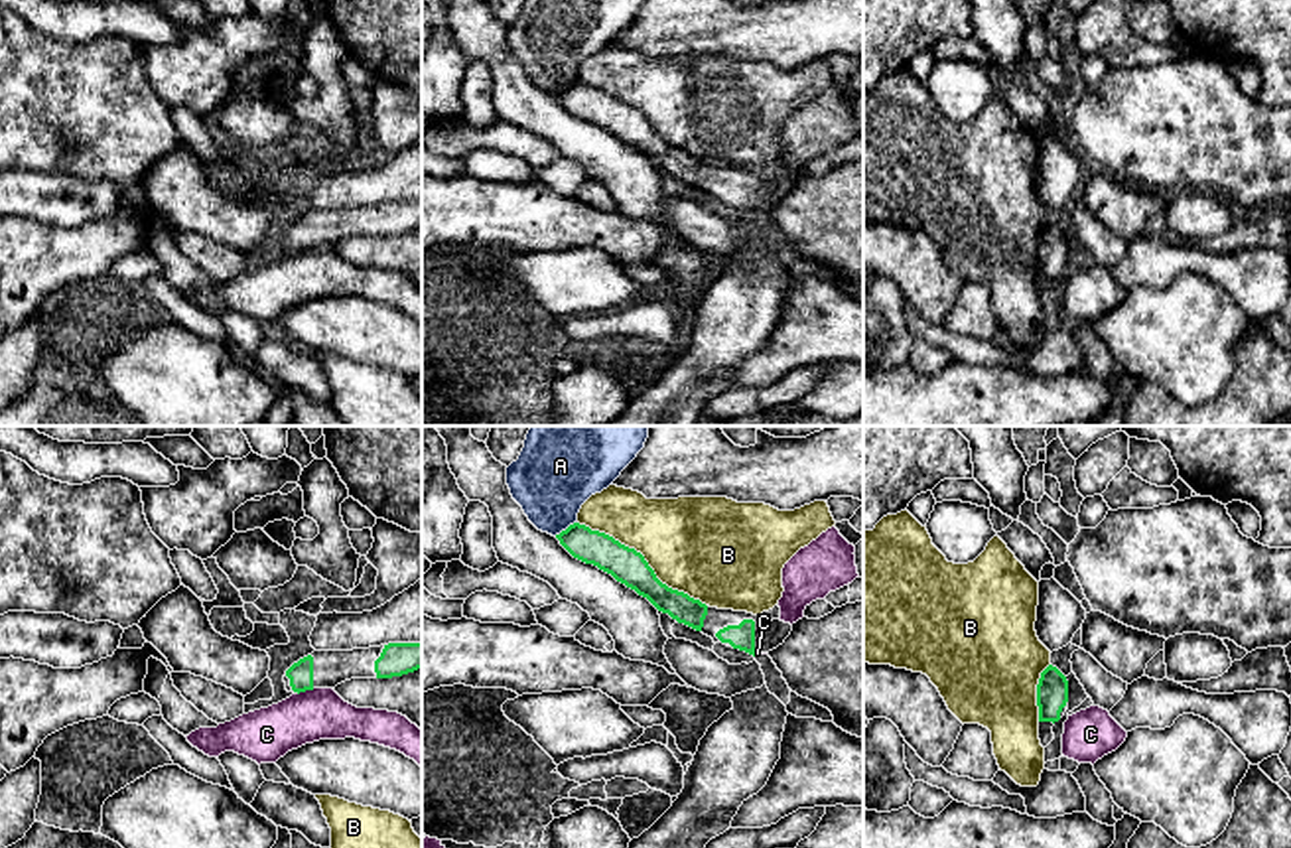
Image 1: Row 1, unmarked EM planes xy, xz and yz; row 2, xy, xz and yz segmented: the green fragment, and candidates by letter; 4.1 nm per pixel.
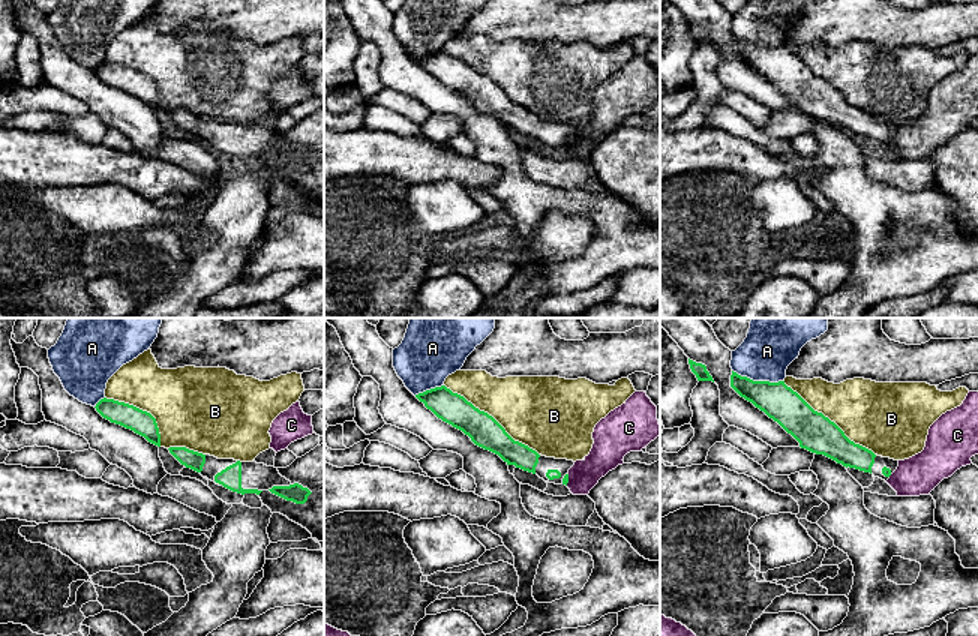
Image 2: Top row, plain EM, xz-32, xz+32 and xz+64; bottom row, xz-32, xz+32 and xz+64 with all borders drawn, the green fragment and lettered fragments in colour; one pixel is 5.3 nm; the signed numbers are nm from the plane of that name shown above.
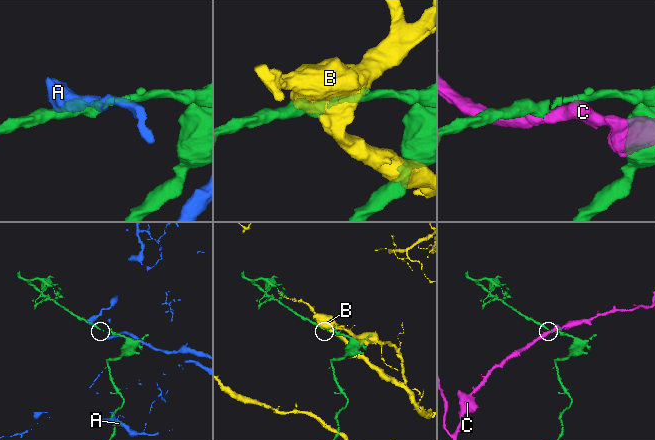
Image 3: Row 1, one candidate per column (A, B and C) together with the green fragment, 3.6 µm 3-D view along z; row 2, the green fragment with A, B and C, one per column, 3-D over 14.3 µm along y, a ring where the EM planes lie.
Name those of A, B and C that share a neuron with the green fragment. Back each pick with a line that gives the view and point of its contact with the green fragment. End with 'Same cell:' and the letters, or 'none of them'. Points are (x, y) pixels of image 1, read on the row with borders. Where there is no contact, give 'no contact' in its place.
Same cell: none of them

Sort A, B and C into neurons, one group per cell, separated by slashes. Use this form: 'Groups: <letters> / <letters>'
Groups: A / B / C

